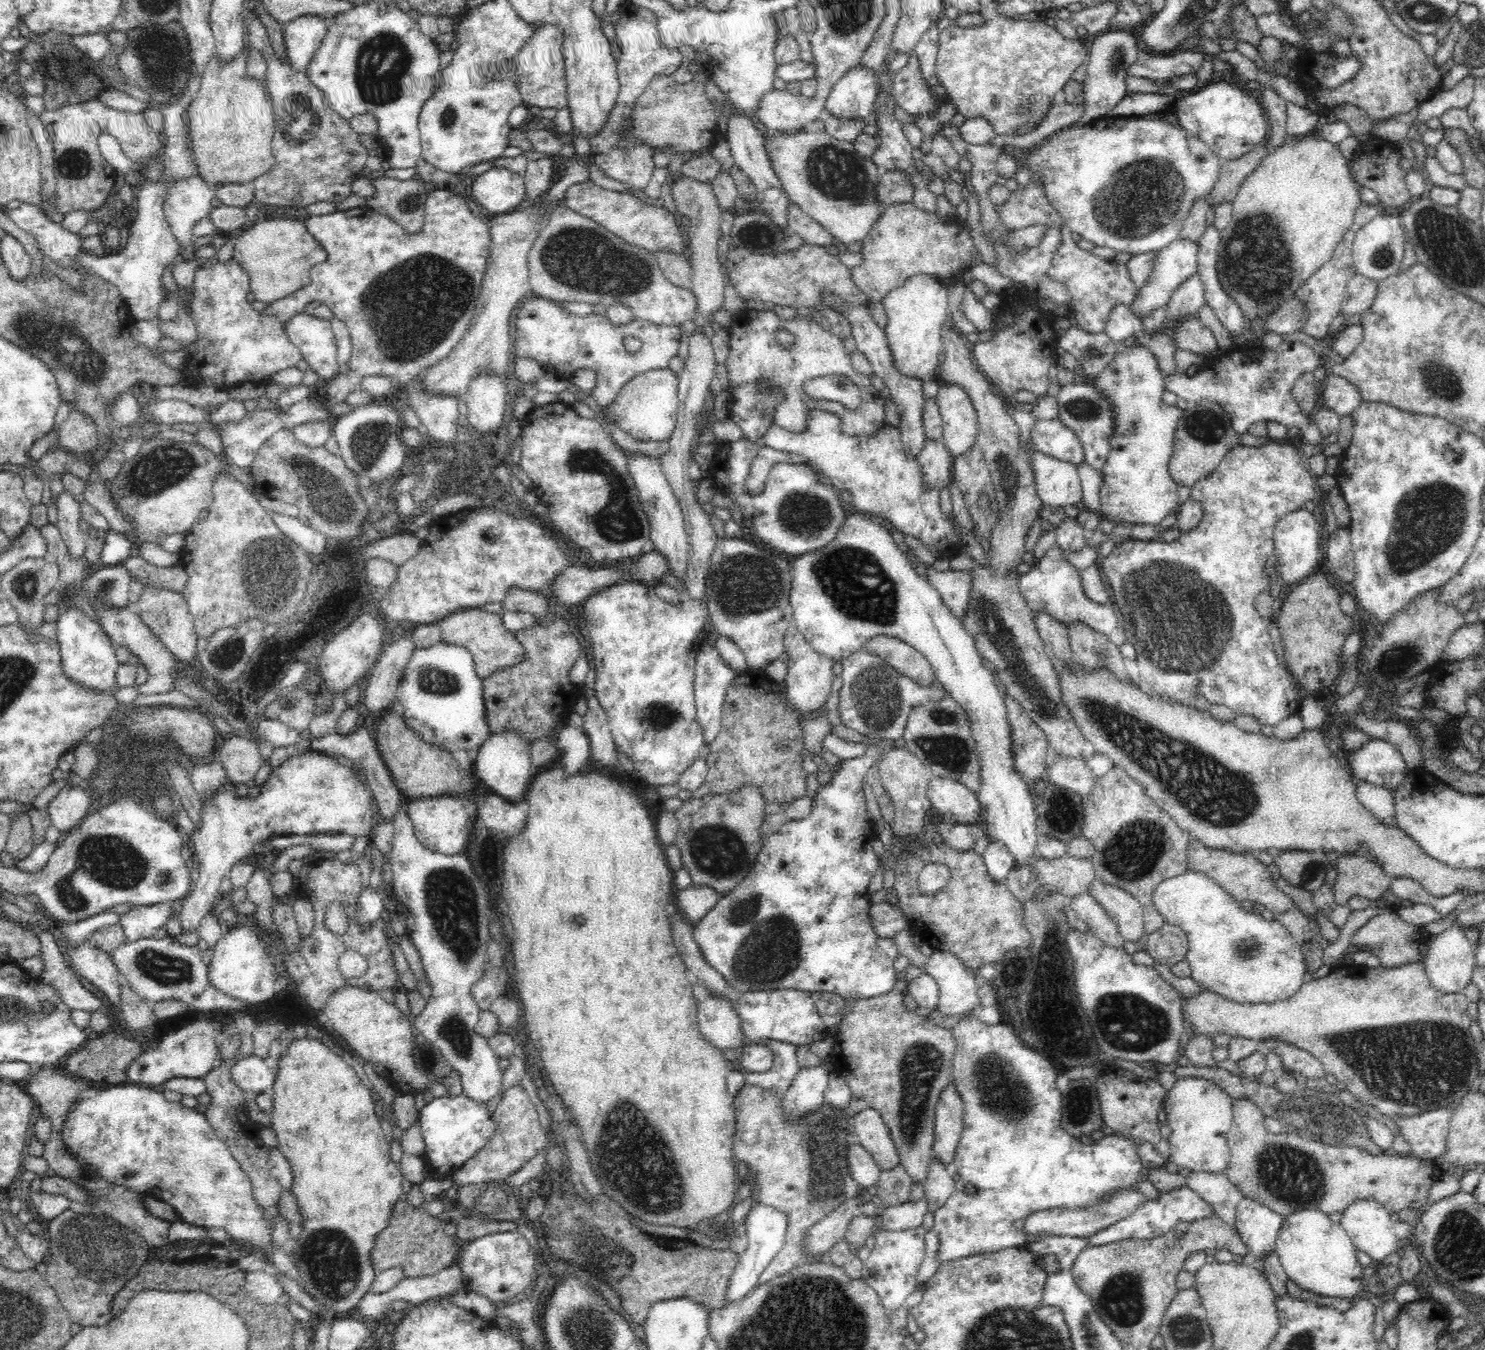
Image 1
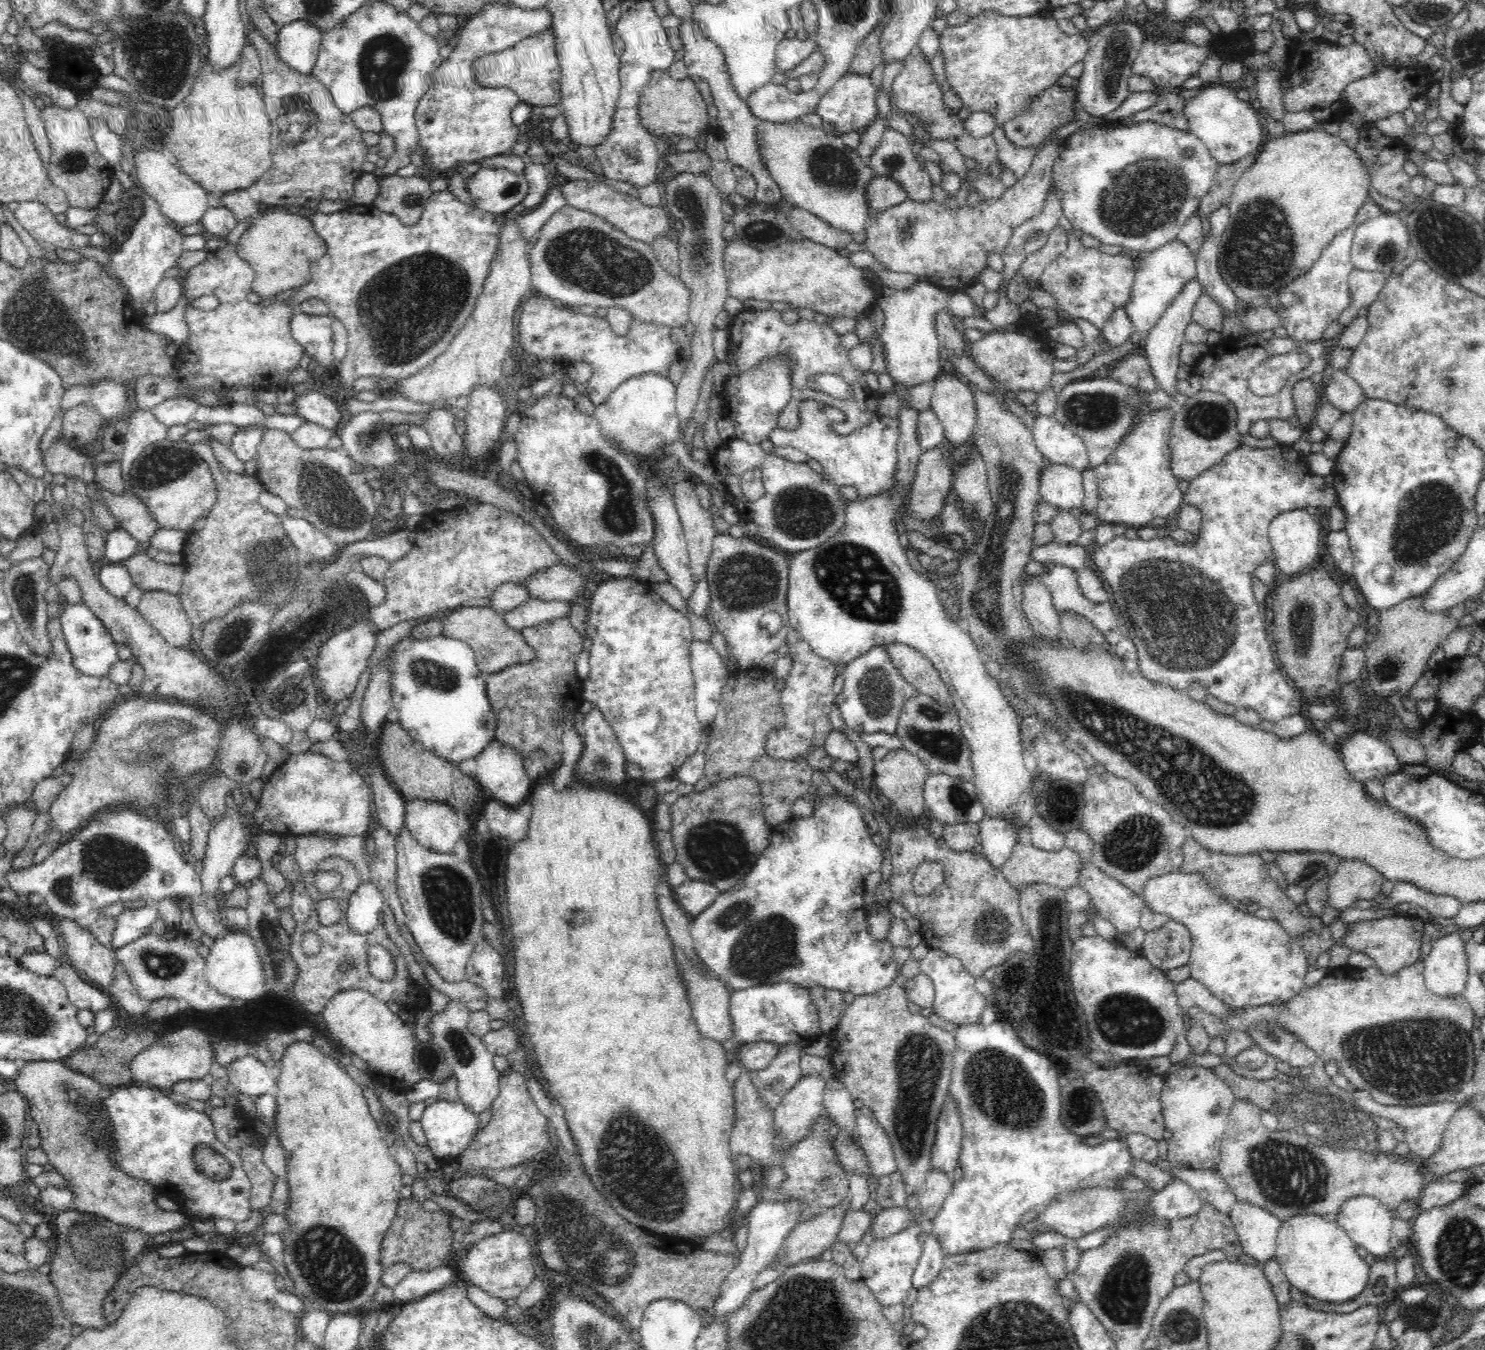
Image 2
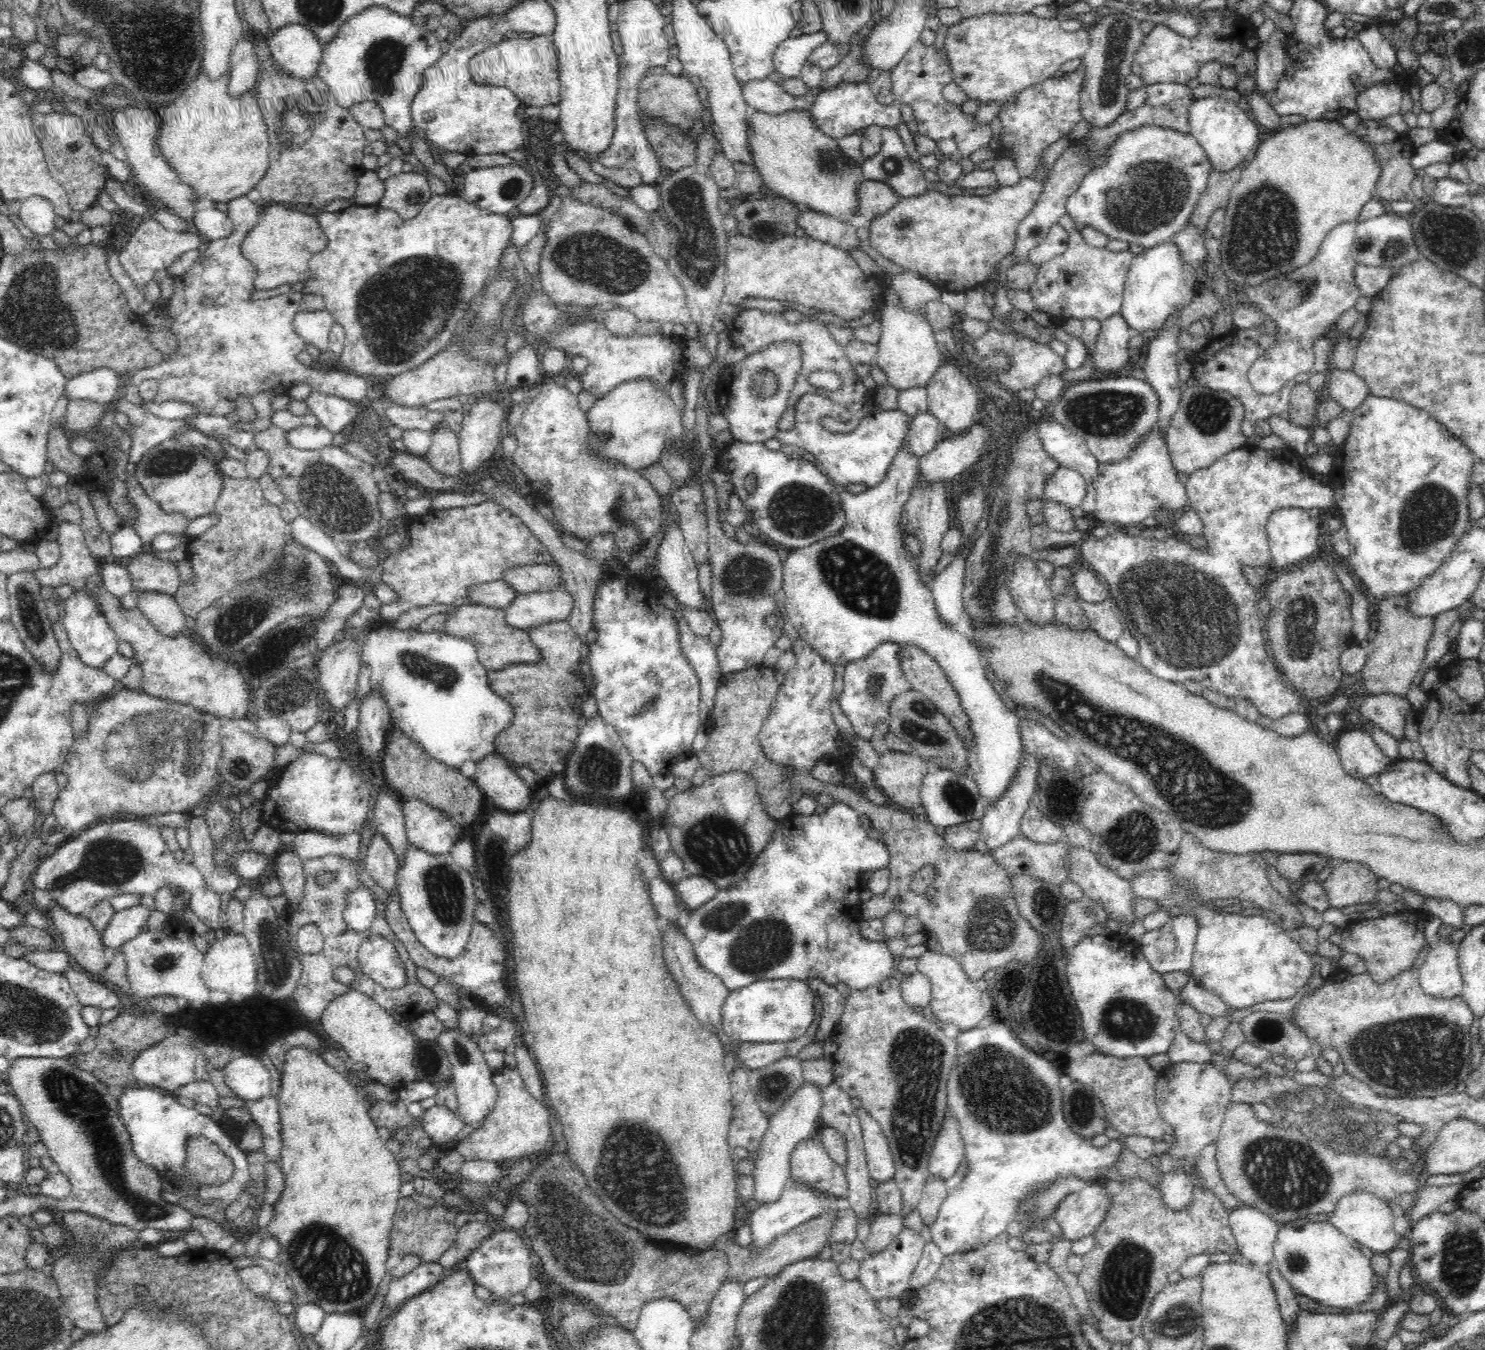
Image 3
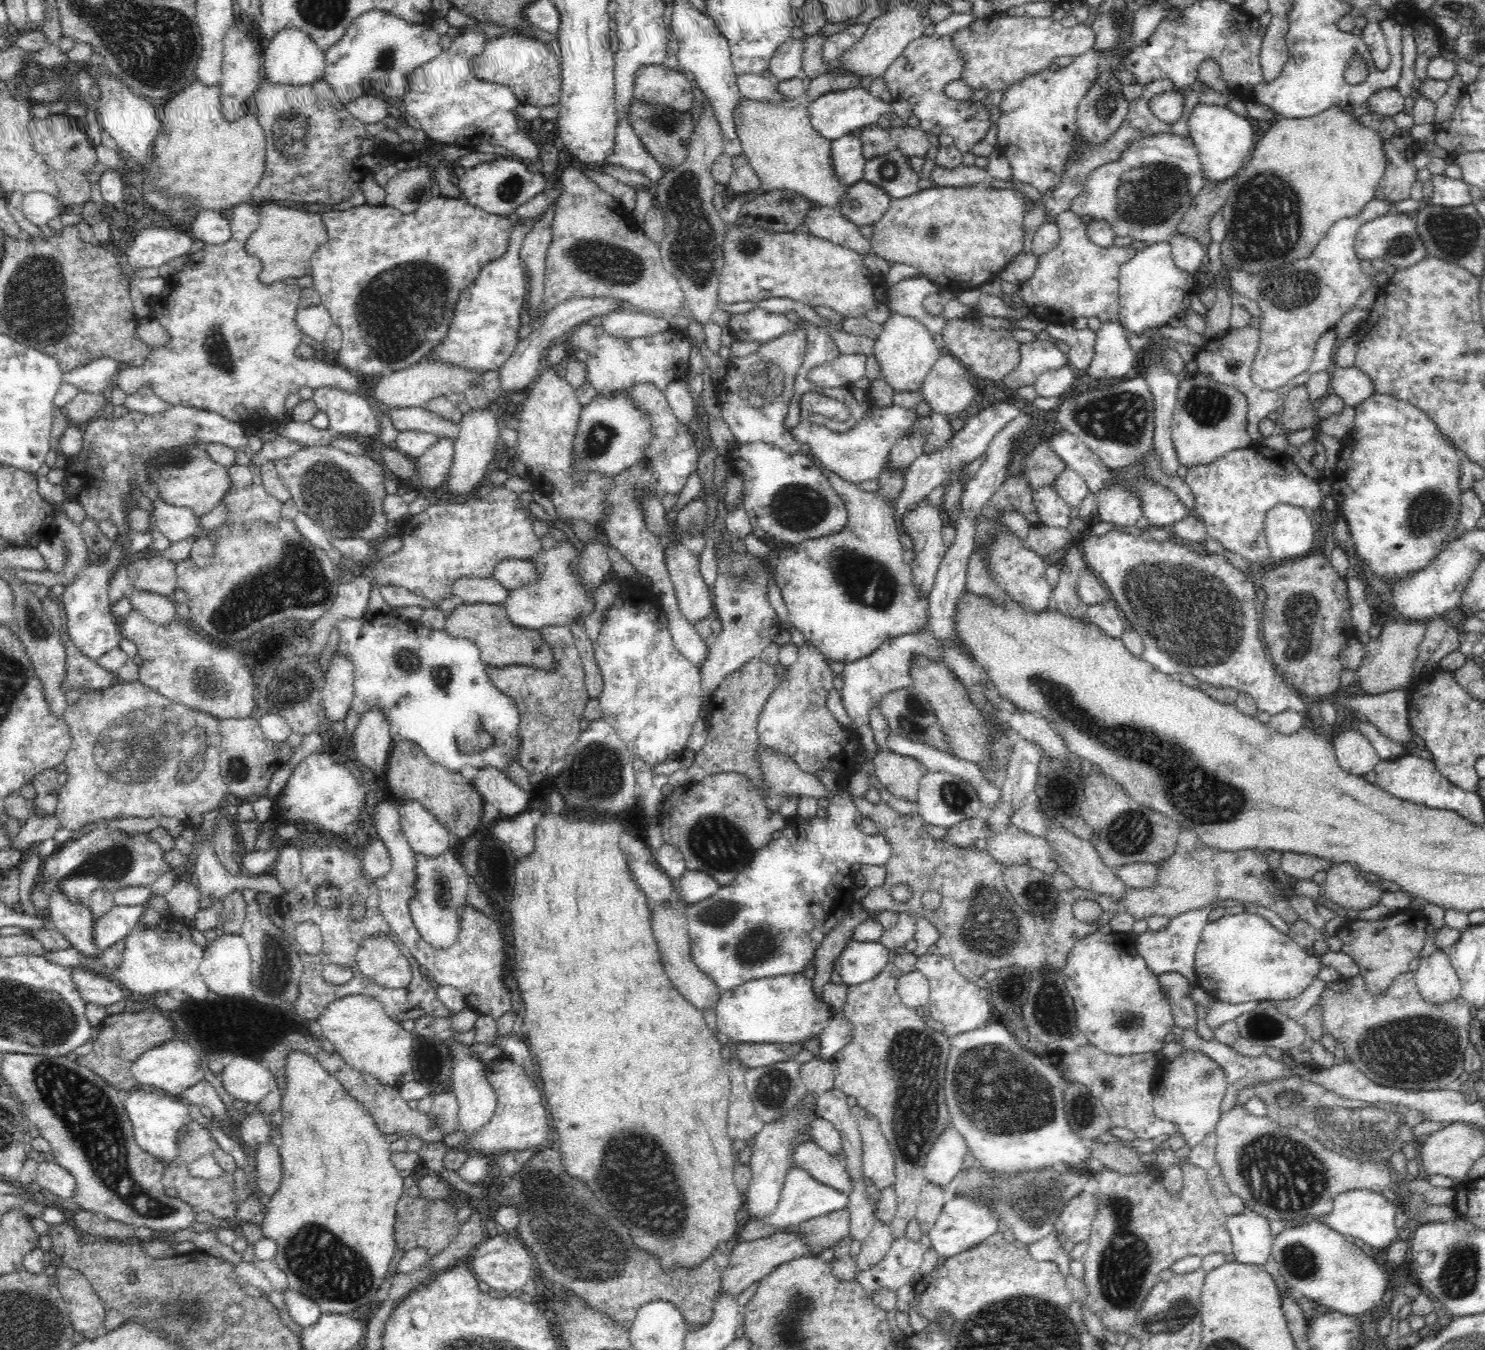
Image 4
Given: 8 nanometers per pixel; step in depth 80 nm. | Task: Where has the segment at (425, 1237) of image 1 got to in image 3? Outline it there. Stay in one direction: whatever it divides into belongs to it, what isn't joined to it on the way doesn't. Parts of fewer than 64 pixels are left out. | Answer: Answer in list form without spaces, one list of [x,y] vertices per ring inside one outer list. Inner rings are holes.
[[[401,1197],[393,1218],[393,1225],[389,1232],[388,1258],[392,1261],[400,1259],[406,1254],[415,1254],[421,1264],[438,1263],[438,1258],[448,1250],[457,1237],[458,1228],[454,1220],[458,1212],[439,1202],[435,1207],[424,1207],[411,1197]]]

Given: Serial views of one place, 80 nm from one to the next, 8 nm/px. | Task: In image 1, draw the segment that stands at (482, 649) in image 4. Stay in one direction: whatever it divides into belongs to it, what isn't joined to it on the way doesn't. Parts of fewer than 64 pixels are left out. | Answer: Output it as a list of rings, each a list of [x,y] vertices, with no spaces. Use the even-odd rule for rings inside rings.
[[[479,608],[458,610],[437,623],[441,628],[441,641],[463,646],[473,656],[476,674],[488,678],[497,670],[514,666],[525,658],[525,648],[514,632],[504,628],[502,614],[490,613]]]

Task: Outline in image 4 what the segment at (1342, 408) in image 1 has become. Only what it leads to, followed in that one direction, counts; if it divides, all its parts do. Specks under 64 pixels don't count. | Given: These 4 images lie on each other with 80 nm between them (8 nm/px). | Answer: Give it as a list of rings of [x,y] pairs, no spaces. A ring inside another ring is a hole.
[[[1356,366],[1346,369],[1332,368],[1331,376],[1331,392],[1348,407],[1359,406],[1375,393],[1372,379]]]

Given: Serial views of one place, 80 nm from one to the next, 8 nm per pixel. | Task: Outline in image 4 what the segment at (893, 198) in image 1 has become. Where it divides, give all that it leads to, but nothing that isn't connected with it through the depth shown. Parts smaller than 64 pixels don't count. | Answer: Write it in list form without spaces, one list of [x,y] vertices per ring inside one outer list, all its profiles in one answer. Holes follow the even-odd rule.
[[[858,181],[849,186],[844,198],[838,202],[838,211],[860,226],[870,226],[882,218],[888,210],[891,198],[888,193],[868,181]],[[849,201],[858,202],[858,207],[849,206]]]

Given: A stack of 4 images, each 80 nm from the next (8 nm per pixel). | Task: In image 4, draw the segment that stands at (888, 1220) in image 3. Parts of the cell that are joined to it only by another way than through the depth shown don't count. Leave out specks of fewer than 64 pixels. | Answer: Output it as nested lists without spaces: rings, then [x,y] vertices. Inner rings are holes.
[[[876,1221],[870,1234],[863,1240],[861,1251],[856,1258],[858,1272],[878,1264],[882,1257],[890,1250],[892,1237],[891,1223]]]

